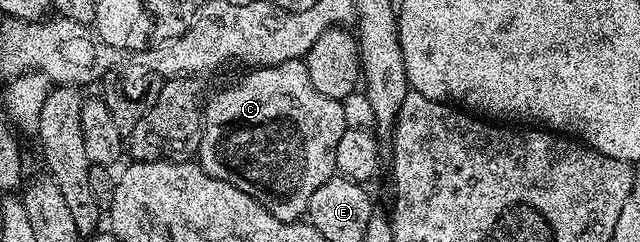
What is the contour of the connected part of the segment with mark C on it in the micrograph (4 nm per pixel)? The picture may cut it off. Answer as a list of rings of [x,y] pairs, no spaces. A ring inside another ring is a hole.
[[[303,60],[256,67],[245,73],[248,74],[241,81],[236,81],[233,85],[228,85],[225,89],[218,90],[209,101],[207,98],[206,104],[202,109],[204,134],[202,135],[202,143],[200,144],[198,164],[210,175],[214,175],[218,179],[222,179],[226,183],[238,187],[238,191],[246,191],[246,195],[250,195],[250,199],[254,199],[262,207],[266,207],[266,211],[270,211],[270,215],[274,215],[274,219],[278,219],[279,221],[301,220],[307,214],[310,195],[314,195],[314,191],[318,191],[318,187],[322,187],[322,183],[326,183],[336,173],[338,139],[342,139],[345,129],[348,128],[348,124],[344,118],[343,104],[330,99],[326,95],[322,95],[322,91],[314,88],[314,83],[310,83],[310,71]]]

